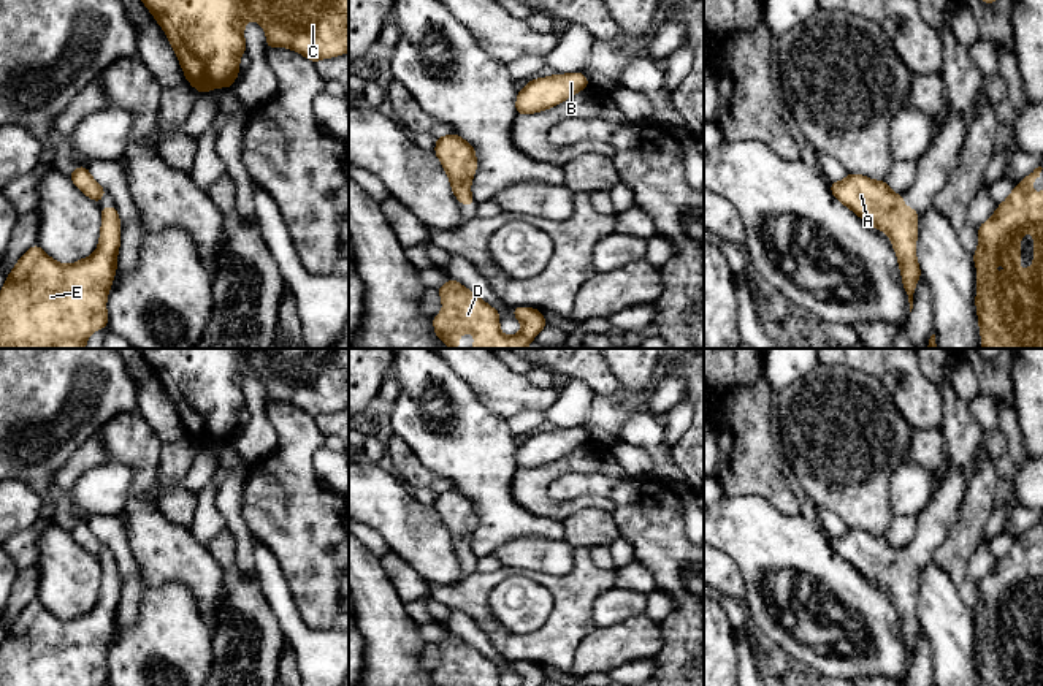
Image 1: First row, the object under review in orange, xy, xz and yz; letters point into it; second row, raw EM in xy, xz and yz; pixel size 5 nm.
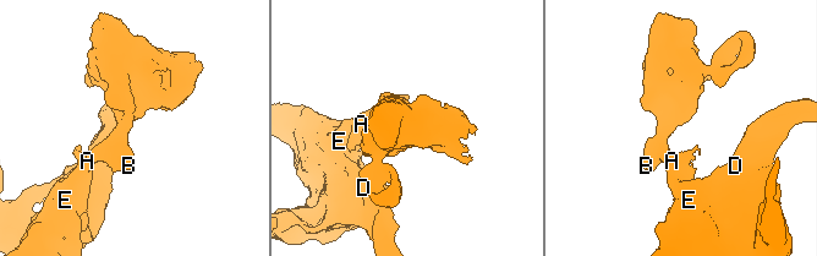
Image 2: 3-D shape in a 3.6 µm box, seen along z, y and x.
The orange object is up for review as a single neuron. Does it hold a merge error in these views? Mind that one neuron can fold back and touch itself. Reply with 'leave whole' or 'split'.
leave whole

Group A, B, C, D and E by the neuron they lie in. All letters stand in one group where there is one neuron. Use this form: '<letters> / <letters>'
A B C D E

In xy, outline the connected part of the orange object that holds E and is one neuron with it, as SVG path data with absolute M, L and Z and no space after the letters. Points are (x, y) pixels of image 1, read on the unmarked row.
M116 561L100 566L98 602L90 612L62 619L35 599L19 613L0 645L0 686L97 686L108 681L106 654L117 624L122 585Z

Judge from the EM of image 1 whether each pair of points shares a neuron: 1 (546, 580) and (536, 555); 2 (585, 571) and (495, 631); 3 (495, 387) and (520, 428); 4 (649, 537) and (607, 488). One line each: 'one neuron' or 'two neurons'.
1: two neurons
2: one neuron
3: two neurons
4: one neuron

